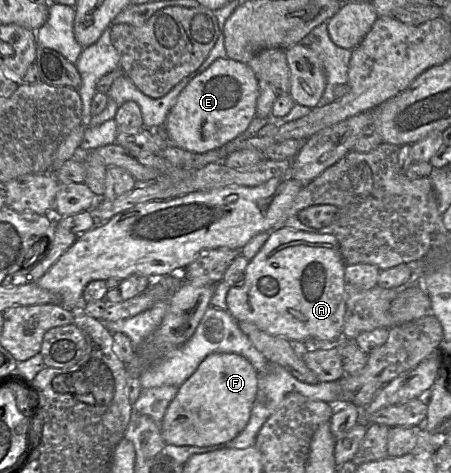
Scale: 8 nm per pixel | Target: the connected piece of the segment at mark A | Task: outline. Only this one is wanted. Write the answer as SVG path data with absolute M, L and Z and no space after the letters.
M287 226L270 231L268 239L246 267L242 286L231 286L226 301L237 321L255 324L262 331L291 342L313 341L307 347L332 349L343 339L347 296L344 290L345 263L338 240L332 234L305 232Z

